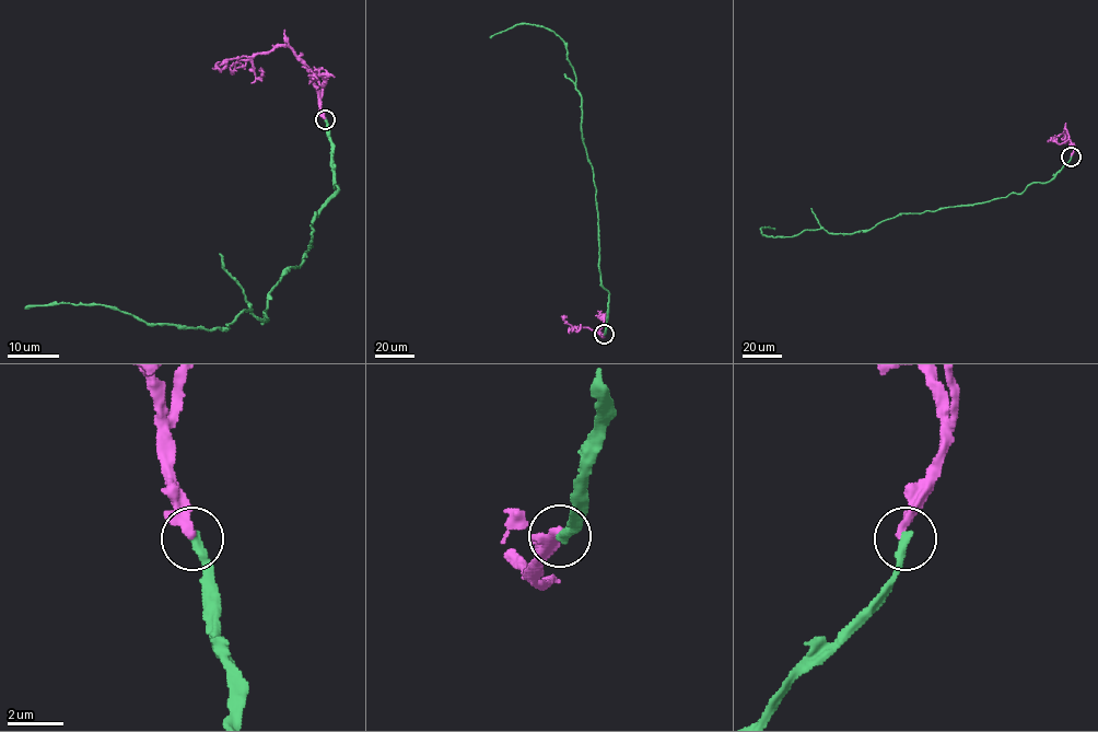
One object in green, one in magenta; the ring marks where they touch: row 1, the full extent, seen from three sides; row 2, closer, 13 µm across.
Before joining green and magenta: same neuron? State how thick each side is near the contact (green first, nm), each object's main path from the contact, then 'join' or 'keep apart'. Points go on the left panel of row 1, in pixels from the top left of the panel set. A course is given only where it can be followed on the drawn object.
340 nm thick on the green side, 320 nm on the other; green runs (324, 118), (337, 193), (267, 322), (248, 306), (225, 329), (24, 309); magenta runs (324, 118), (307, 66), (287, 46), (228, 58), (215, 66), (228, 66); keep apart

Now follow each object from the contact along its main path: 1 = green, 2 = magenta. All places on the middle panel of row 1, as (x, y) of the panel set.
1: (604, 334), (608, 292), (599, 268), (596, 188), (567, 45), (552, 31), (525, 23), (490, 37)
2: (604, 334), (602, 337), (590, 328), (571, 326), (562, 317), (567, 317)

